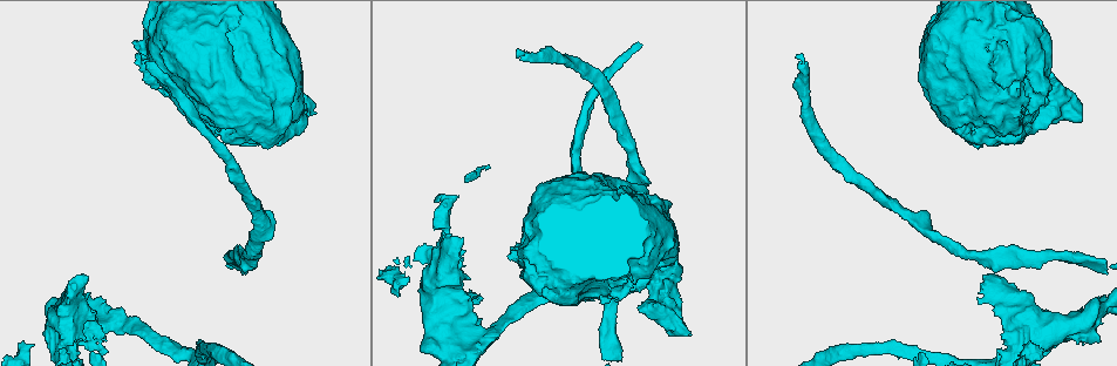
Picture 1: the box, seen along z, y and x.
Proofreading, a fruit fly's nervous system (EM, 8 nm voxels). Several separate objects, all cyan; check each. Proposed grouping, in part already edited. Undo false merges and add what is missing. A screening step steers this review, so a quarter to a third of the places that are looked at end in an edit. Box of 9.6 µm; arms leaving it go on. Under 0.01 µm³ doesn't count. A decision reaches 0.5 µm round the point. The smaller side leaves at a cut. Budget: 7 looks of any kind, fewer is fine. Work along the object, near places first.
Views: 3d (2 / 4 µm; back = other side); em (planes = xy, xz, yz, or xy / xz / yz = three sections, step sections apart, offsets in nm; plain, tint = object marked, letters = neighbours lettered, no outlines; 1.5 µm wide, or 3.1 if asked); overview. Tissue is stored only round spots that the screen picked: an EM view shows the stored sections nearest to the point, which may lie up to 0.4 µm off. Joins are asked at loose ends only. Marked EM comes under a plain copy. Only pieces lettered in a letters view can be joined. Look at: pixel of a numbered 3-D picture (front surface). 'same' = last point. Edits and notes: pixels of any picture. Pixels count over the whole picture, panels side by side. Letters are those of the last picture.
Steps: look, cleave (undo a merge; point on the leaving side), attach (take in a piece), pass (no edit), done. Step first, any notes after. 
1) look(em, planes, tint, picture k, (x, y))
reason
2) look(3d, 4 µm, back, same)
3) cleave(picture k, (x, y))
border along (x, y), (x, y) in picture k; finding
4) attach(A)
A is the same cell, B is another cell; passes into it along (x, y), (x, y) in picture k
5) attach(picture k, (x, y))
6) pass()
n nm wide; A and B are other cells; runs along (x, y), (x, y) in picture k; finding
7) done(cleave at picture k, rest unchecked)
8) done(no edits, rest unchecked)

look(3d, 4 µm, picture 1, (300, 129))
stops while still wide

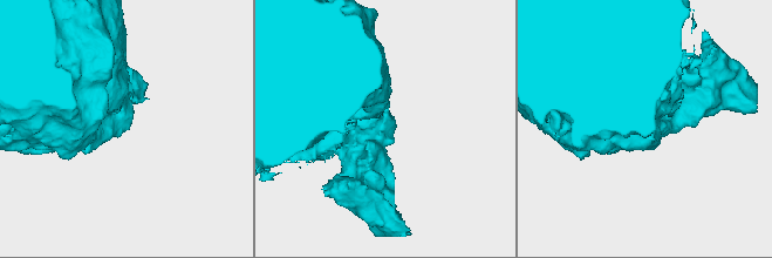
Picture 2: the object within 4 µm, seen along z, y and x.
look(em, planes, letters, picture 2, (390, 128))
now the EM

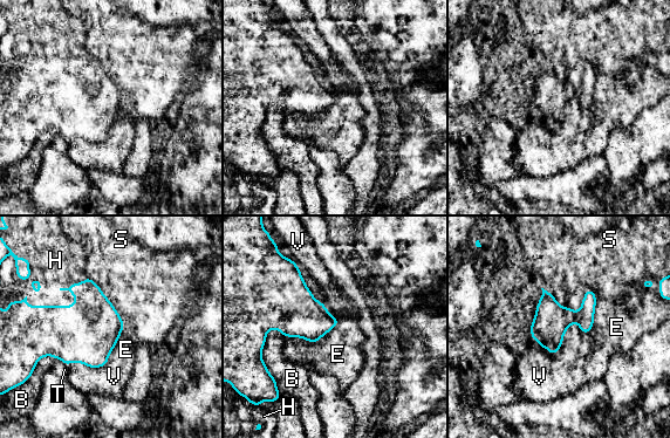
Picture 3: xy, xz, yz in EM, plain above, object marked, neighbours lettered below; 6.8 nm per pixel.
pass()
B, E, H, S, T and V are other cells; border along (596, 295), (554, 355) in picture 3; none of them fits

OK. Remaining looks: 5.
look(em, planes, tint, picture 1, (141, 57))
free end

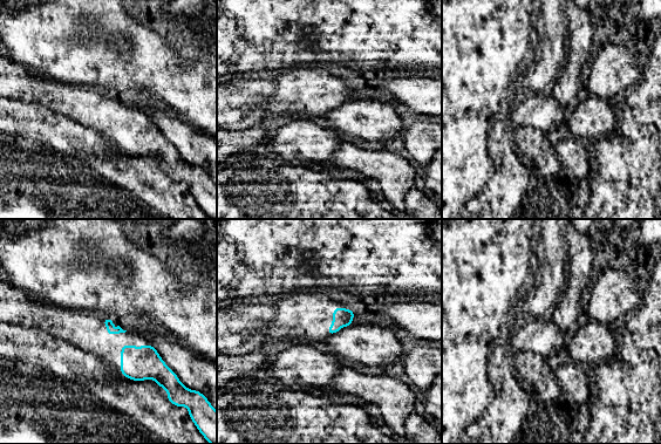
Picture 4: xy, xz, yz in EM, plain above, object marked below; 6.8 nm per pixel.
look(em, planes, letters, same)
see the neighbours

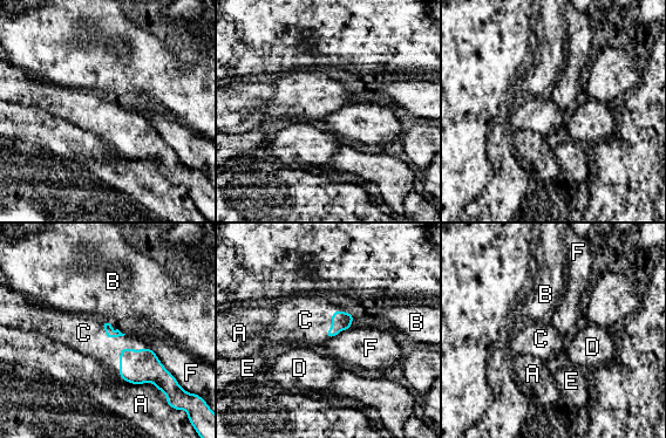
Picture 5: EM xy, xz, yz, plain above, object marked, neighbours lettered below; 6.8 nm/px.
attach(C)
C is the same cell, A, B, D, E and F are other cells; passes into it along (136, 367), (121, 350), (88, 336) in picture 5; the neuron continues

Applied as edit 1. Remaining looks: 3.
done(attach at picture 5, rest unchecked)

